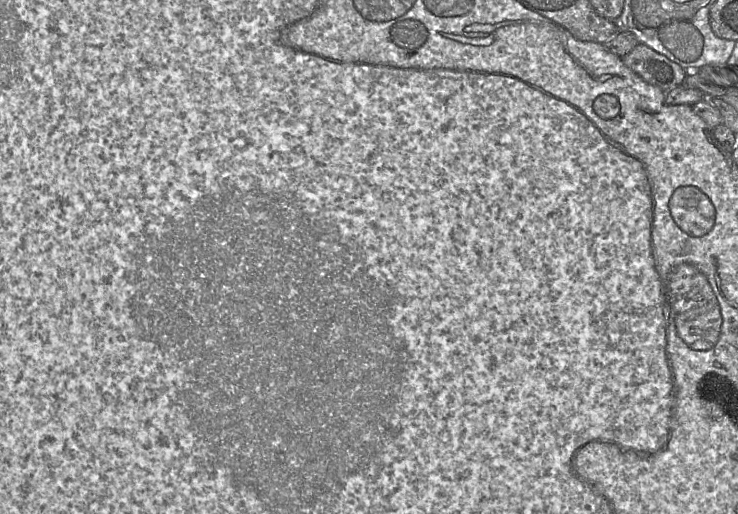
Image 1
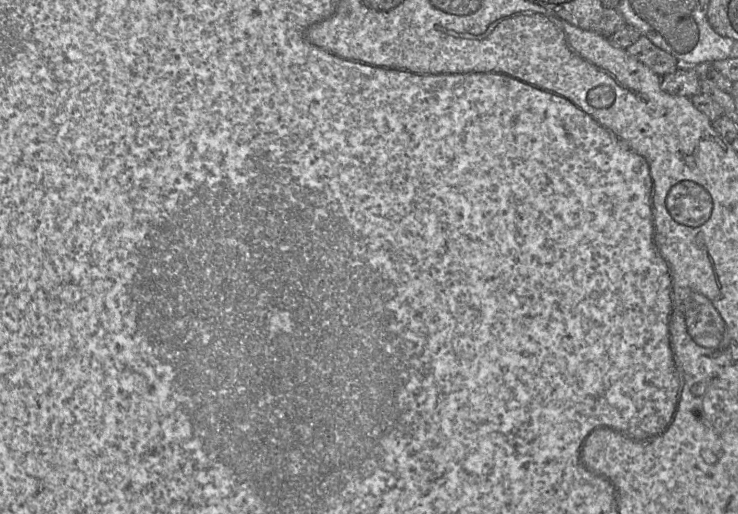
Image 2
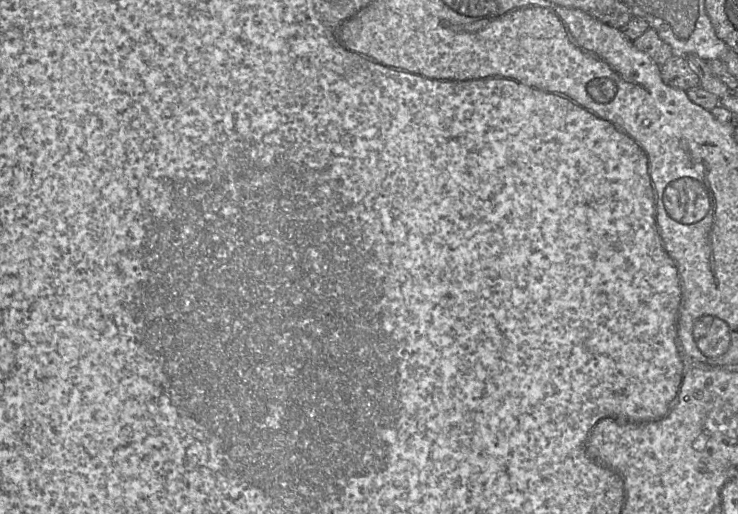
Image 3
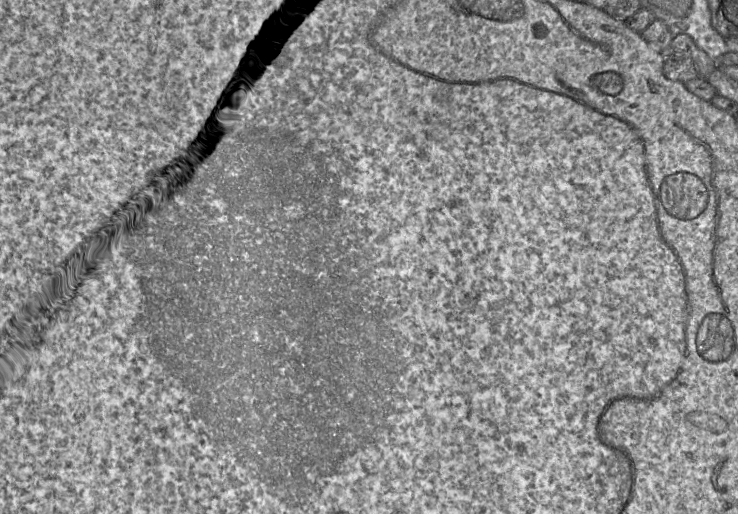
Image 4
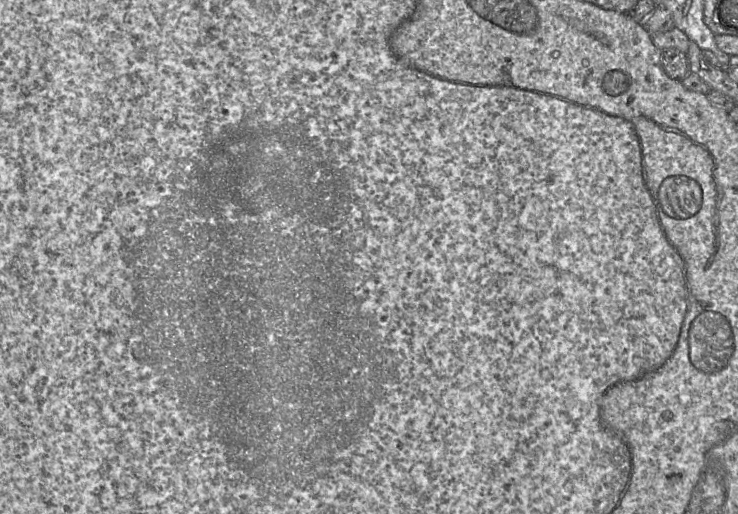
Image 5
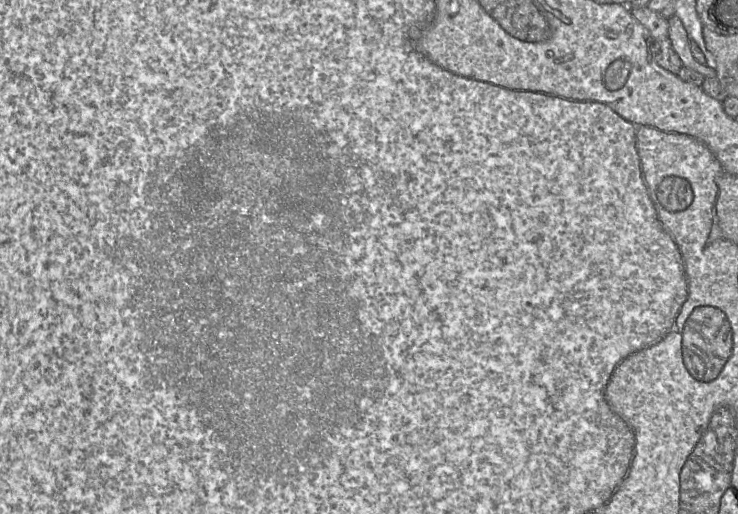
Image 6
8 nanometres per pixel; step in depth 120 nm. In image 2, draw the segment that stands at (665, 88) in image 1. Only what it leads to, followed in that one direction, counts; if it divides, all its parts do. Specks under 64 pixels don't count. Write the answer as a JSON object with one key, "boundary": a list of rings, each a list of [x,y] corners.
{"boundary":[[[641,35],[625,50],[660,77],[673,73],[679,68],[679,62],[674,56],[655,46],[646,36]]]}

